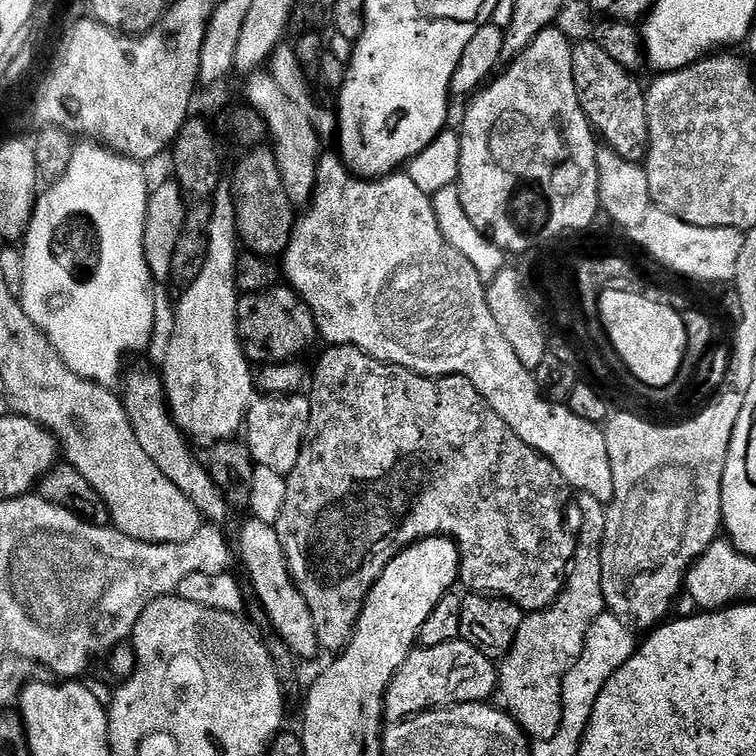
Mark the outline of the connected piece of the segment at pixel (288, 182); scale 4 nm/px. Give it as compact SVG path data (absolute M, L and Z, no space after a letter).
M257 70L247 77L244 84L244 96L247 107L253 108L262 116L268 127L268 140L274 158L278 162L278 174L282 174L282 186L286 186L288 201L294 206L304 206L312 199L316 191L318 162L322 155L322 137L310 126L310 118L282 94L278 82L267 71Z

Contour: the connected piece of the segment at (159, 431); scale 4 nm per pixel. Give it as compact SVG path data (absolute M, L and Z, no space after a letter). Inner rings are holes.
M129 367L122 377L122 403L126 412L126 418L130 420L130 426L134 430L134 438L138 438L138 446L146 452L146 458L194 502L194 506L200 512L205 521L213 525L223 525L223 520L230 513L228 499L222 494L222 490L210 478L205 470L199 455L188 449L189 441L177 424L172 420L168 411L168 397L164 394L164 381L159 371L151 367L132 368ZM188 443L188 444L187 444Z

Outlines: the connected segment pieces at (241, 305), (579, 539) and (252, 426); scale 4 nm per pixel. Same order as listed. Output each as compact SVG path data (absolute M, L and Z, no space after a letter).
M290 286L241 295L236 302L236 329L245 356L256 366L299 361L300 355L318 340L316 319L310 306Z
M585 492L575 497L574 508L580 511L580 536L578 532L575 537L576 553L569 567L564 589L549 608L525 615L522 626L518 626L518 638L514 638L514 646L510 646L510 650L498 664L499 699L504 699L503 707L520 725L525 736L536 742L549 740L554 738L554 734L558 734L562 726L562 682L570 666L578 662L586 646L586 634L590 626L594 626L596 619L606 611L602 594L602 542L606 538L608 509L605 504L598 502L598 498L594 498L594 494Z
M264 394L253 399L242 429L242 436L250 450L252 461L266 470L278 470L278 474L287 477L288 473L294 470L294 466L298 466L298 454L304 445L304 435L308 433L311 409L312 401L304 394Z

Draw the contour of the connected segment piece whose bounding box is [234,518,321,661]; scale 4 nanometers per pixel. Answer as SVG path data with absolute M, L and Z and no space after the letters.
M255 518L240 528L234 540L234 552L240 555L240 564L246 575L252 579L252 592L256 595L255 603L264 609L267 623L272 623L275 639L281 640L297 661L308 660L315 652L321 651L318 633L314 631L314 618L310 614L310 606L306 606L306 598L298 590L292 571L288 569L288 559L284 553L282 542L278 538L275 527Z

